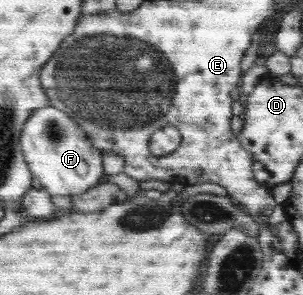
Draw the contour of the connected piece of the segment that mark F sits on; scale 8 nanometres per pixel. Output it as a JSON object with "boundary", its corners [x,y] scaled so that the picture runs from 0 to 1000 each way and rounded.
{"boundary":[[[155,359],[109,386],[109,407],[83,420],[83,461],[69,461],[69,502],[83,502],[83,546],[109,597],[135,617],[168,664],[274,661],[340,614],[337,515],[304,488],[277,444],[218,380]]]}

